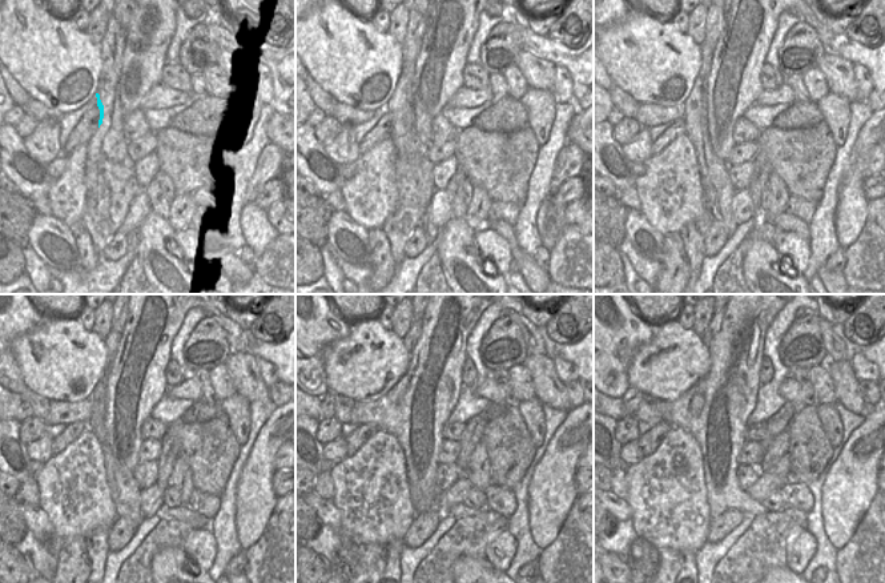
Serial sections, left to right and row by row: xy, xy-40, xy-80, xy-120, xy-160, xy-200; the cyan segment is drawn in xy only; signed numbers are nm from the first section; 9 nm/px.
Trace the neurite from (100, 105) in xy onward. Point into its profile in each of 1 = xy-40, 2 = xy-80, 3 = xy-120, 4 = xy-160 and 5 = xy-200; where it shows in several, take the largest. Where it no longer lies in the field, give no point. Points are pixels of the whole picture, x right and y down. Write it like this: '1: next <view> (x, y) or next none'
1: next xy-40 (405, 140)
2: next xy-80 (716, 183)
3: next xy-120 (124, 491)
4: next xy-160 (415, 329)
5: next xy-200 (715, 325)

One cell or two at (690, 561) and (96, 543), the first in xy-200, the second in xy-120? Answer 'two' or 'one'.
one

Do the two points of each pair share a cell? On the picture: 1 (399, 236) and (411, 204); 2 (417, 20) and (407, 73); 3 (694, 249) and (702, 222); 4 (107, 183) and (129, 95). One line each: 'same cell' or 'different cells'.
1: same cell
2: same cell
3: same cell
4: different cells

